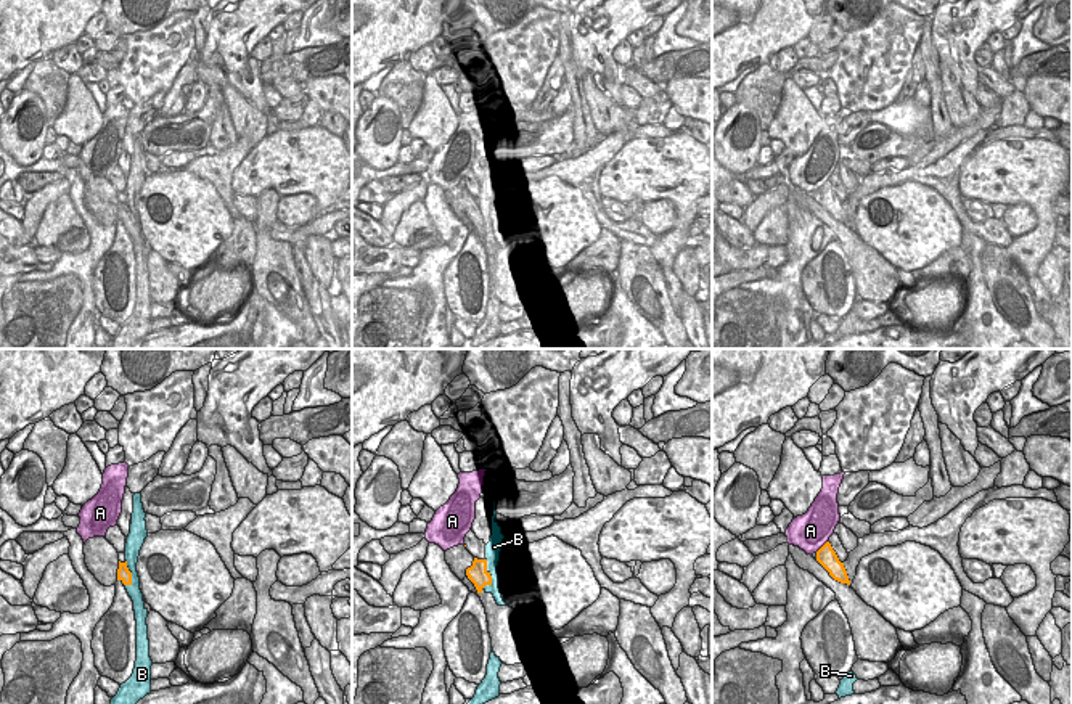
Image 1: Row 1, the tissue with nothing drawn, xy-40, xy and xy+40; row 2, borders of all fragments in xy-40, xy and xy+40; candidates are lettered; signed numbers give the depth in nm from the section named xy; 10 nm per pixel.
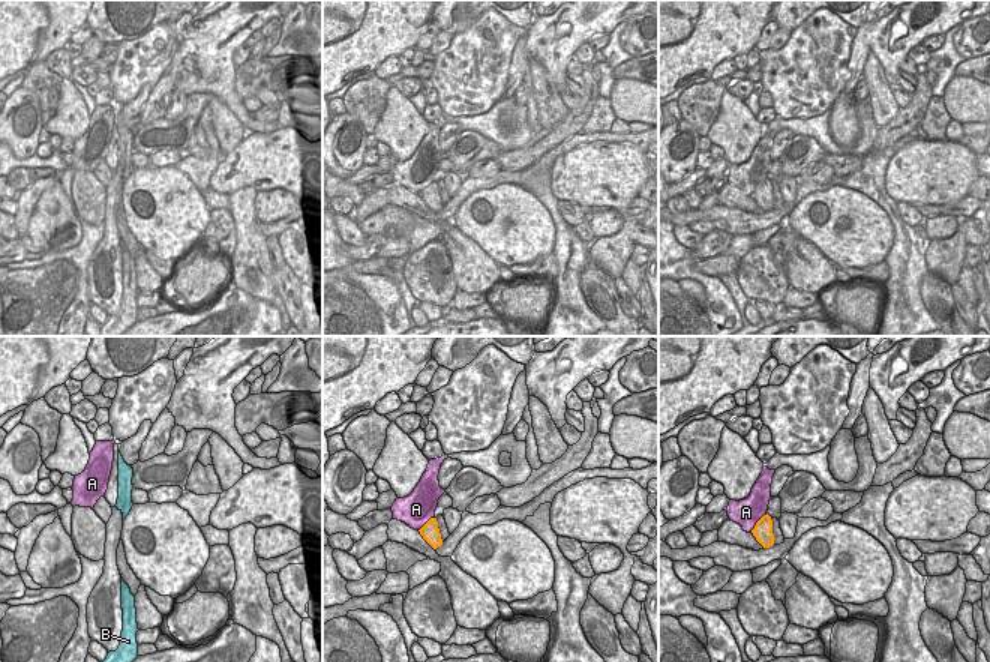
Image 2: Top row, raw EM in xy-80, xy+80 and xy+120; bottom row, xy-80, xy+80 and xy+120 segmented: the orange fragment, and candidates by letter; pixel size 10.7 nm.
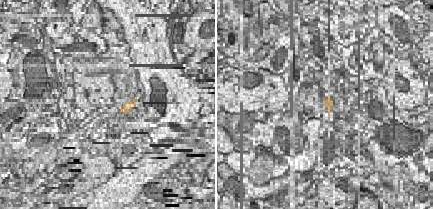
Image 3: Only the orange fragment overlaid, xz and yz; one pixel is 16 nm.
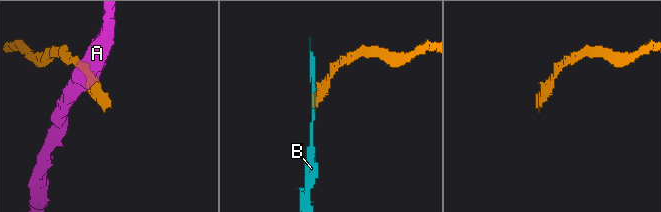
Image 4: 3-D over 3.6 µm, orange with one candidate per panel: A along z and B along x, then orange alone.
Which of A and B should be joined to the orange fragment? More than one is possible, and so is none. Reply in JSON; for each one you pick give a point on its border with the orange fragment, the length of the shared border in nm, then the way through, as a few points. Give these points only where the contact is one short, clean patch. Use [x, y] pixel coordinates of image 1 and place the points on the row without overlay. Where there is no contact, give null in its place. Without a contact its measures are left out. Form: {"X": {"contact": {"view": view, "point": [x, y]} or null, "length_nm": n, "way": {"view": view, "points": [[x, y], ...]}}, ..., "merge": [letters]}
{"merge": []}

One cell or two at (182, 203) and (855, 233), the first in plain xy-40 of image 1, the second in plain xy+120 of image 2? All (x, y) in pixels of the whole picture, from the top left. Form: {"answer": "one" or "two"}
{"answer": "one"}

